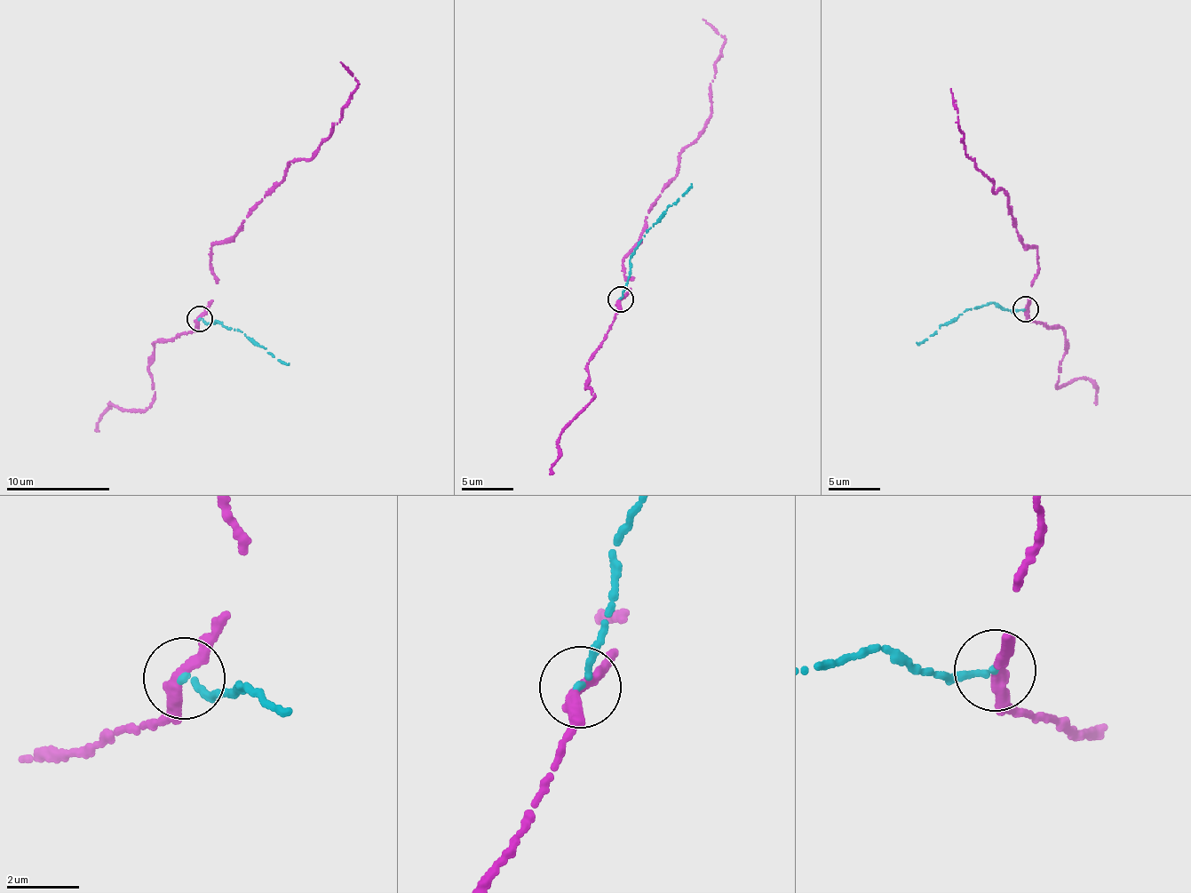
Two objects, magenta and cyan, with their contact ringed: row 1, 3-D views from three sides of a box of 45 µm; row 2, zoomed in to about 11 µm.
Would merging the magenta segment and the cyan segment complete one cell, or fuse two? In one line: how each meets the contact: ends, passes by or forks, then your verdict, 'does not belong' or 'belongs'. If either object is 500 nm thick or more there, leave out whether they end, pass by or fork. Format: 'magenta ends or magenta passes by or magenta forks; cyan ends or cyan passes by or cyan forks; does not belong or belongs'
magenta passes by; cyan ends; does not belong

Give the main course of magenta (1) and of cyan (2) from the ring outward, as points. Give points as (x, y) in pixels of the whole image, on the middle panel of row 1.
1: (620, 299), (632, 279), (622, 264), (650, 204), (711, 110), (709, 87), (725, 40), (702, 19)
2: (620, 299), (632, 257), (647, 229), (692, 185)

